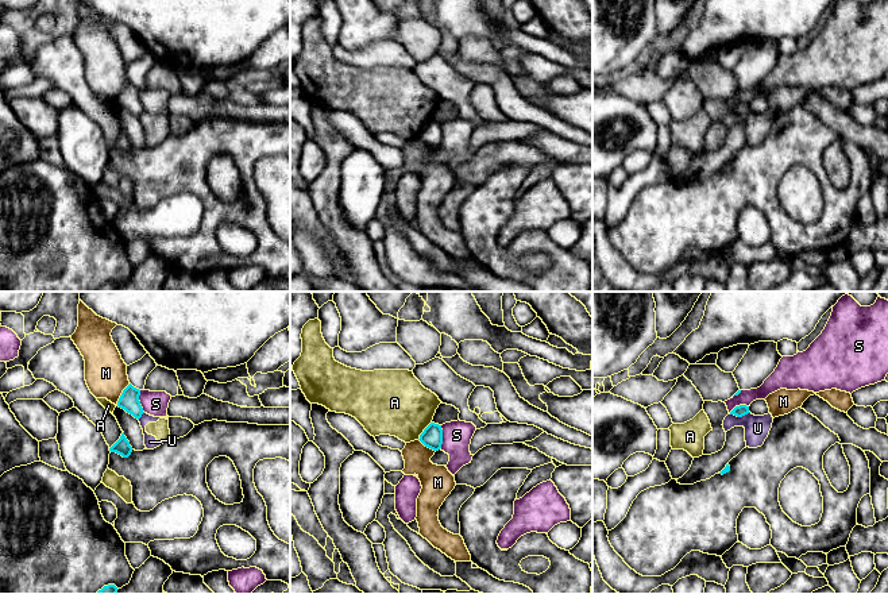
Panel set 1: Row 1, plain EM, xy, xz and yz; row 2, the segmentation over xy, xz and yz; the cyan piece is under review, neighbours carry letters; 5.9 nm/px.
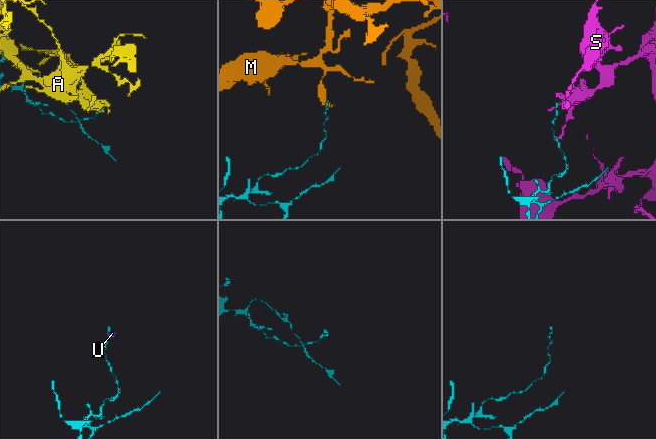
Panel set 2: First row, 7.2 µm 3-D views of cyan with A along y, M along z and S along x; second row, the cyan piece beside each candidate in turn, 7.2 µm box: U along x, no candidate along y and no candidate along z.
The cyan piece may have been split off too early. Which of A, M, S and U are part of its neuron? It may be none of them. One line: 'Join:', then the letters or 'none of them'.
Join: none of them

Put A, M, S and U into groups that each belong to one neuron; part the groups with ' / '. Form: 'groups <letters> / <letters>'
groups A U / M / S

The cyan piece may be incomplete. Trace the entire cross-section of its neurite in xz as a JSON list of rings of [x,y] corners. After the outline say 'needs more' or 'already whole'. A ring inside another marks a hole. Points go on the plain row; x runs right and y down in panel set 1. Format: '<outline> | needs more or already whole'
[[[431,120],[418,136],[425,144],[439,148],[443,142],[443,127],[441,123]]] | already whole

